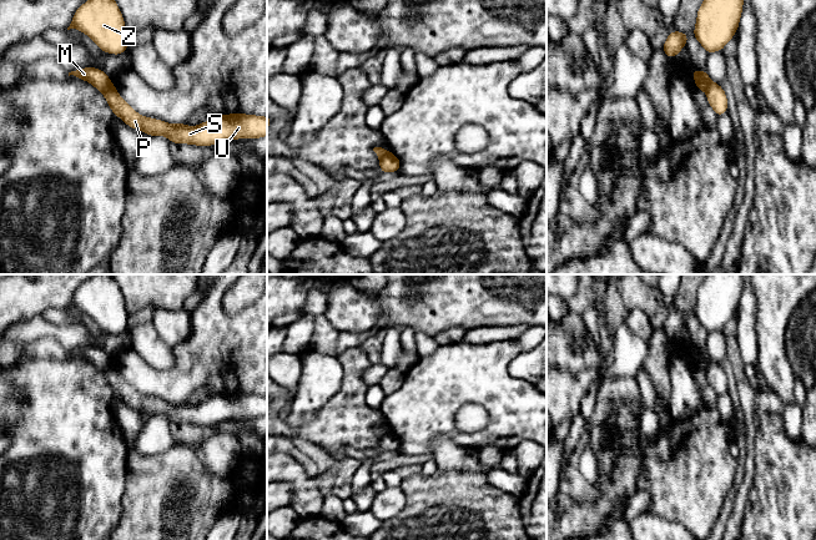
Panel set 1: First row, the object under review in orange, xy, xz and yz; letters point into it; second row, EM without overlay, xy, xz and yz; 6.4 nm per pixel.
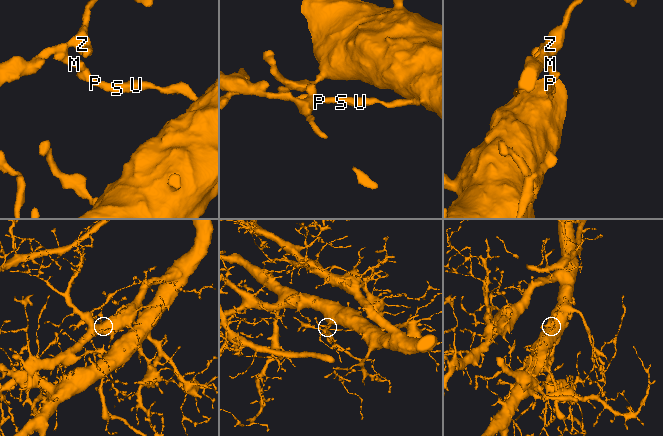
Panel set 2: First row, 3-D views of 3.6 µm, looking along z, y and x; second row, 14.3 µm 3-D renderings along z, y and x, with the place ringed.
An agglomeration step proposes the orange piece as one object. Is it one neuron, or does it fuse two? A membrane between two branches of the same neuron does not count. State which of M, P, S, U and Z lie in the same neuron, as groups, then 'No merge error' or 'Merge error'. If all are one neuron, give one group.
Groups: M Z / P S U. Merge error

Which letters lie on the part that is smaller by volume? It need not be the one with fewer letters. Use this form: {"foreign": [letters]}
{"foreign": ["M", "Z"]}

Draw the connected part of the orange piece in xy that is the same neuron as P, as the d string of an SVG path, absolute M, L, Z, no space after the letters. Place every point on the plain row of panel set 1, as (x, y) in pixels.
M111 362L102 370L112 393L127 405L151 415L166 415L171 422L181 424L211 425L238 418L261 418L267 415L267 397L247 393L228 393L210 398L197 405L167 403L145 397L136 392L119 373Z

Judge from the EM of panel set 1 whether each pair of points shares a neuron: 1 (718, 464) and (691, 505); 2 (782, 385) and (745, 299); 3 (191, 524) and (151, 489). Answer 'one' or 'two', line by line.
1: one
2: two
3: one

